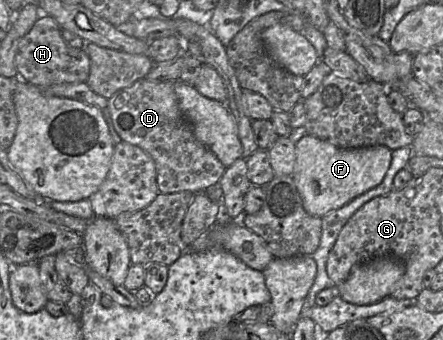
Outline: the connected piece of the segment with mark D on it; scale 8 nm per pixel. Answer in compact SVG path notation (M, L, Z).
M139 79L108 98L107 107L122 141L138 146L154 160L159 193L189 191L197 194L218 184L226 167L208 147L196 139L192 125L179 108L174 82Z

